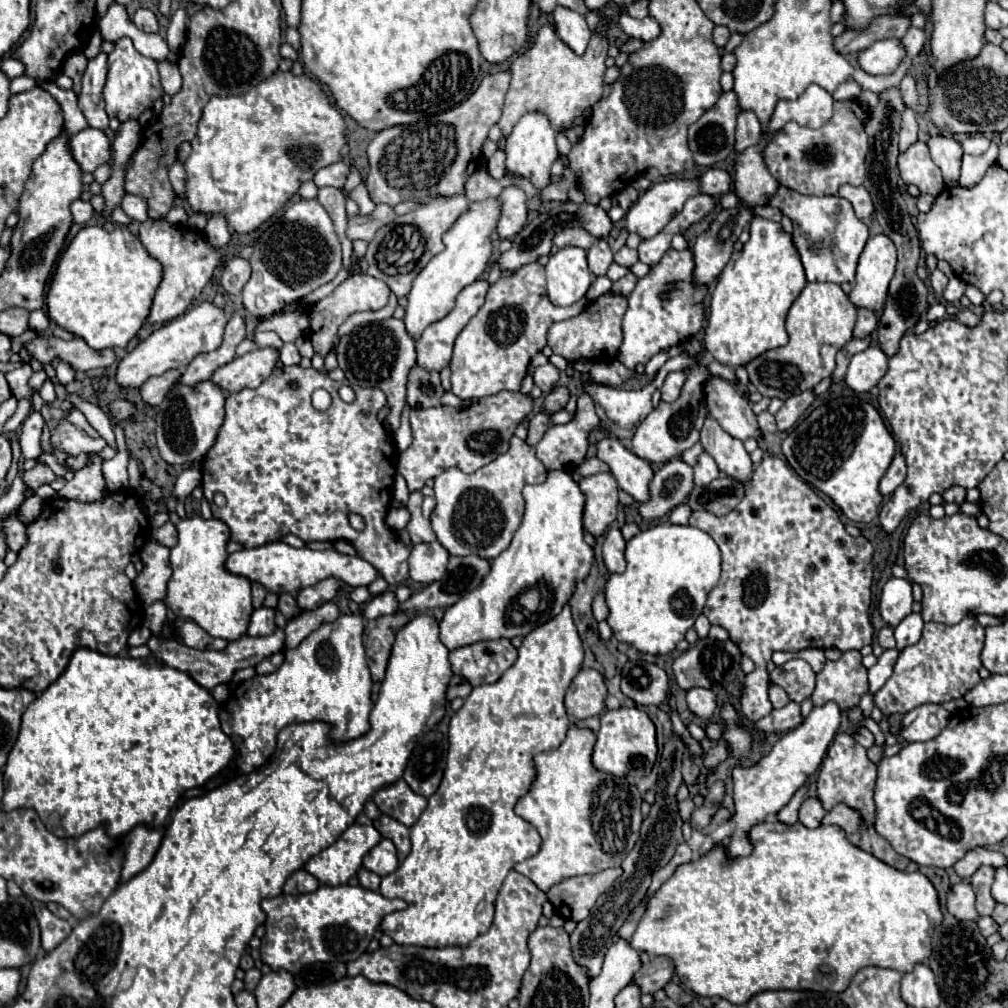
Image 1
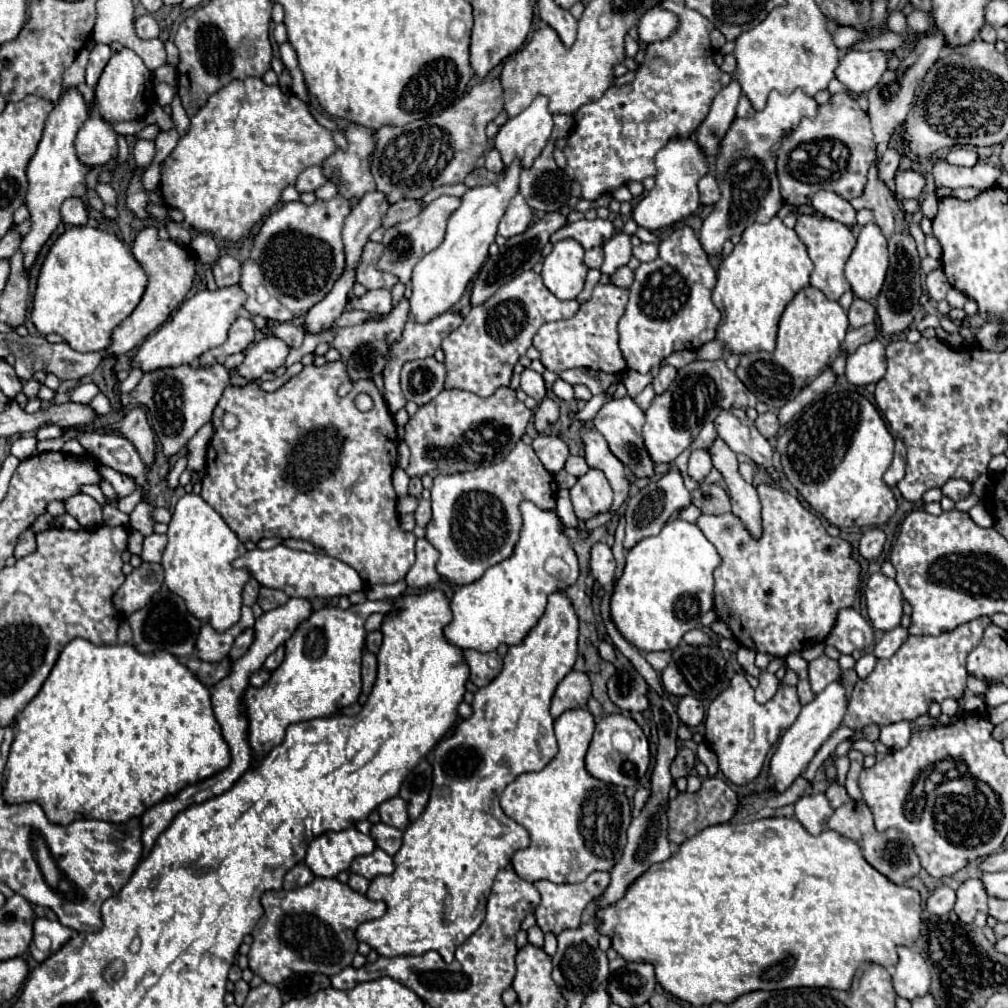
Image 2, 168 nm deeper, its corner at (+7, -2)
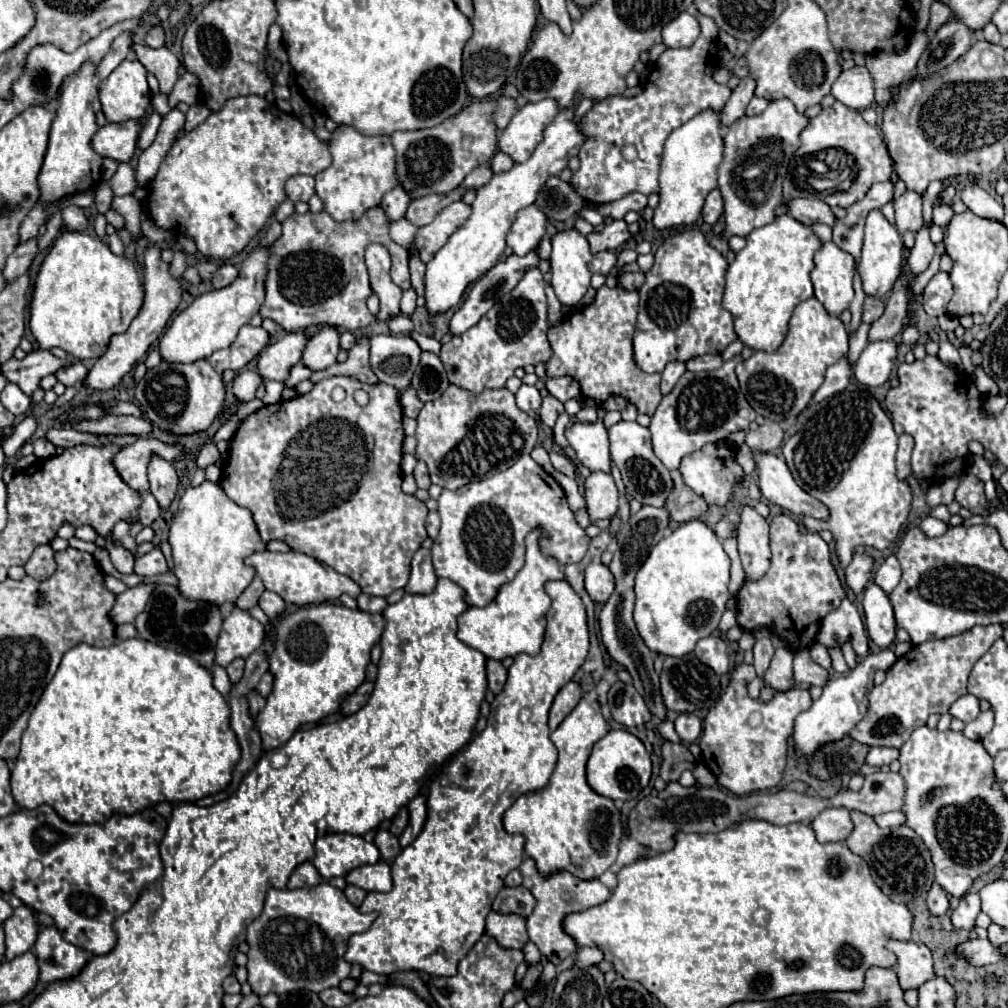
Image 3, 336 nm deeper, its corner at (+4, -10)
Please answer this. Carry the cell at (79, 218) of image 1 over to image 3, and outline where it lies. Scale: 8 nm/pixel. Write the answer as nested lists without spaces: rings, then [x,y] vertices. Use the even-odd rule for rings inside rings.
[[[66,206],[62,210],[62,218],[64,218],[64,224],[66,224],[68,230],[84,232],[86,226],[88,226],[88,220],[86,220],[82,208],[78,208],[78,206]]]

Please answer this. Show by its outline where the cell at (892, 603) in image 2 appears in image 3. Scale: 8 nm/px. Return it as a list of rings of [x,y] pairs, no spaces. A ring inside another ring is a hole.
[[[870,584],[864,592],[864,616],[866,616],[866,630],[870,640],[878,648],[888,648],[896,640],[896,622],[888,594]]]

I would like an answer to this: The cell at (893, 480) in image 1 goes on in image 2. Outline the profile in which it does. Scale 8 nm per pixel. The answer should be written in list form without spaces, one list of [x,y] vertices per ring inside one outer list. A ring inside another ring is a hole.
[[[895,438],[895,456],[893,456],[893,462],[889,466],[889,470],[885,472],[883,476],[883,482],[889,486],[889,488],[895,488],[895,484],[905,476],[905,444]]]

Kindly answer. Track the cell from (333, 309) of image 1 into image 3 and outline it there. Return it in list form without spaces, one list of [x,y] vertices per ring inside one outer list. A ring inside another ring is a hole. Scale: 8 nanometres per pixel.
[[[370,244],[365,251],[365,264],[370,276],[370,286],[379,299],[378,320],[388,320],[400,314],[402,290],[390,280],[391,257],[380,244]]]

